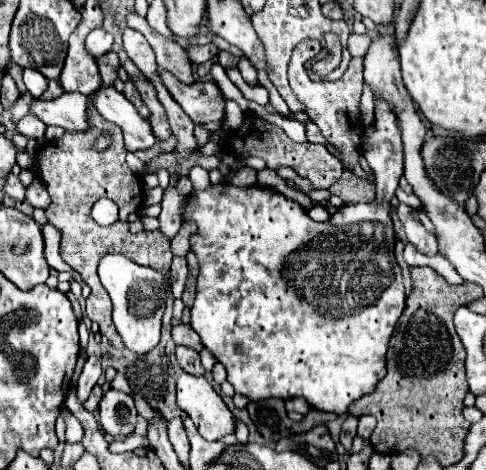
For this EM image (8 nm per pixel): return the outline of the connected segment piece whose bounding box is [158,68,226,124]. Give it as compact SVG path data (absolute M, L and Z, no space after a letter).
M158 68L158 78L194 124L210 124L210 122L220 122L224 118L226 98L222 96L216 82L212 80L196 82L188 86L168 70L160 68Z

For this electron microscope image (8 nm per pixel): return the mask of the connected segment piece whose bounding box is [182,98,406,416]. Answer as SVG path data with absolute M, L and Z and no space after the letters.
M378 98L376 108L374 108L374 124L364 132L364 156L376 176L376 192L378 192L378 202L374 204L350 204L344 206L338 214L330 216L328 222L314 222L306 210L298 204L288 200L284 194L272 190L272 188L260 188L260 186L250 186L250 188L236 188L228 182L210 186L204 192L198 192L192 200L186 202L182 210L184 220L194 220L198 224L198 232L190 238L190 248L196 252L198 262L200 262L200 274L198 274L198 286L196 286L196 300L192 306L192 328L198 332L202 344L216 356L218 362L226 366L228 372L228 382L234 386L234 390L248 400L264 400L264 398L292 398L292 396L302 396L308 400L308 404L316 410L324 412L334 412L342 416L346 408L376 390L376 384L386 376L386 352L388 352L388 342L392 338L392 332L396 328L398 318L402 316L404 310L404 282L402 282L402 272L400 266L396 264L394 258L394 228L390 220L390 198L394 196L398 188L398 180L404 170L404 152L402 152L402 138L400 138L400 126L394 110L390 104L382 98Z

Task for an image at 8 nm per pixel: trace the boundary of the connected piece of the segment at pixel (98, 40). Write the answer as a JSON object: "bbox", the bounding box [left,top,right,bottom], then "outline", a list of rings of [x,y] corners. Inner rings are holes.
{"bbox":[84,28,112,58],"outline":[[[98,28],[98,30],[94,30],[94,32],[90,32],[86,36],[84,46],[86,46],[86,52],[92,58],[98,58],[98,56],[102,56],[102,54],[106,54],[106,52],[112,50],[112,34],[108,34],[106,30]]]}

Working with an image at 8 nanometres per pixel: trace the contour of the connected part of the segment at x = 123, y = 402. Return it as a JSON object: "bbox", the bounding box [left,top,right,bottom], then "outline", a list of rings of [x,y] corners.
{"bbox":[98,388,138,438],"outline":[[[110,388],[100,400],[98,416],[104,432],[116,438],[134,432],[138,412],[134,408],[134,400],[130,394]]]}

